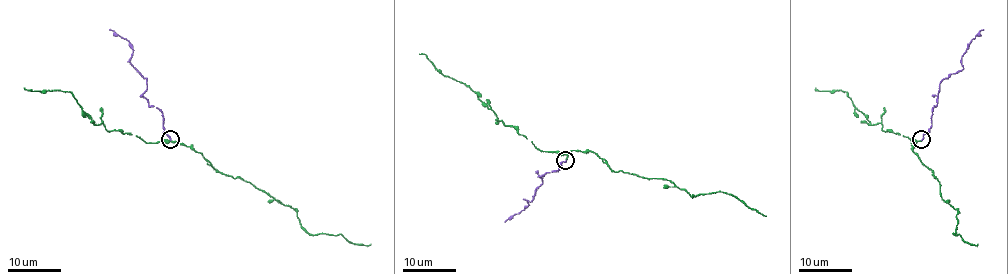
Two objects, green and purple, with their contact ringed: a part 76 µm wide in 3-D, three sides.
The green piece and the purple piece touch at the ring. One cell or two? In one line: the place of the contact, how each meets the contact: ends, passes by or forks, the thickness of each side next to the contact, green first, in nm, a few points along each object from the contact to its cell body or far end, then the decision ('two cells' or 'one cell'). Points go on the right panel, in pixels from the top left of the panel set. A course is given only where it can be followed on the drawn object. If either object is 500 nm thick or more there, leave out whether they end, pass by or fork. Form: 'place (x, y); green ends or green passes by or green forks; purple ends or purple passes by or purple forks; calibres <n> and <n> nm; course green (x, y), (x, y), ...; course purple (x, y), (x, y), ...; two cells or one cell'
place (921, 139); green ends; purple ends; calibres 170 and 170 nm; course green (922, 140), (911, 144), (912, 151), (939, 182), (942, 198), (957, 211), (953, 234), (978, 243); course purple (922, 139), (931, 125), (939, 84), (963, 68), (962, 57), (967, 45), (983, 29); one cell

